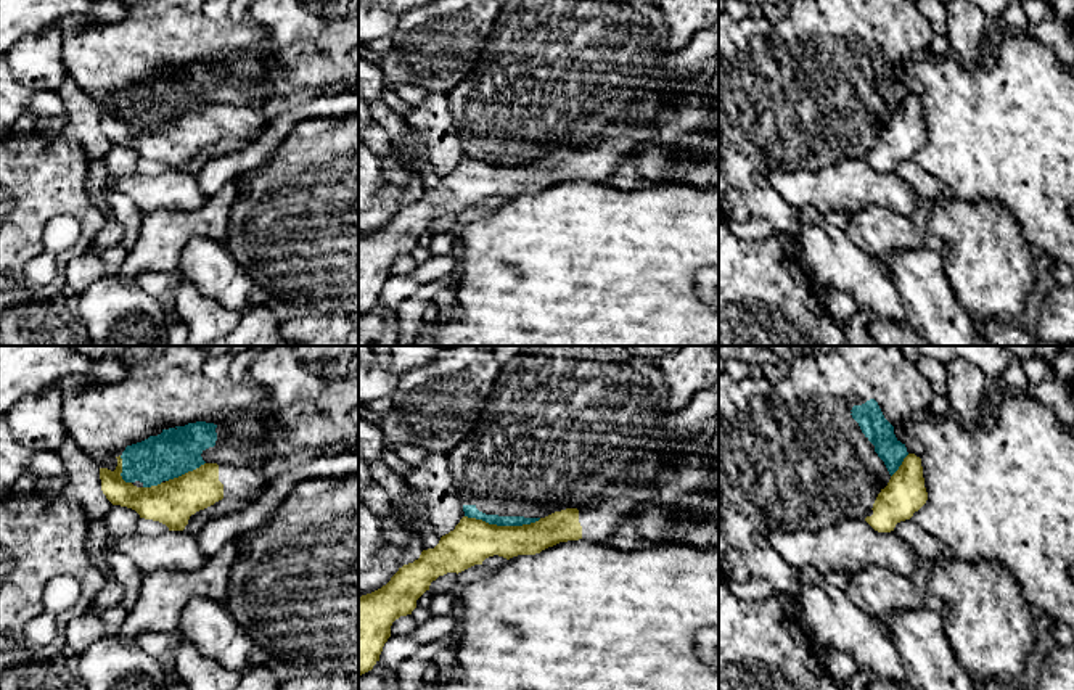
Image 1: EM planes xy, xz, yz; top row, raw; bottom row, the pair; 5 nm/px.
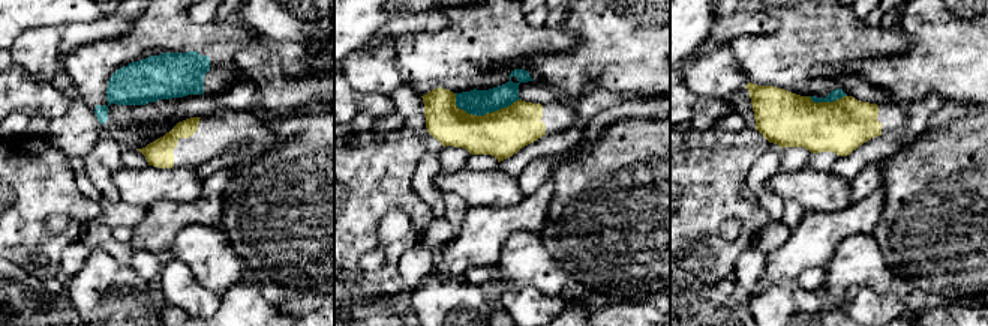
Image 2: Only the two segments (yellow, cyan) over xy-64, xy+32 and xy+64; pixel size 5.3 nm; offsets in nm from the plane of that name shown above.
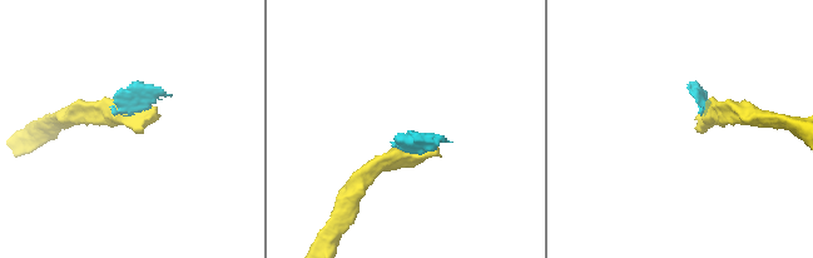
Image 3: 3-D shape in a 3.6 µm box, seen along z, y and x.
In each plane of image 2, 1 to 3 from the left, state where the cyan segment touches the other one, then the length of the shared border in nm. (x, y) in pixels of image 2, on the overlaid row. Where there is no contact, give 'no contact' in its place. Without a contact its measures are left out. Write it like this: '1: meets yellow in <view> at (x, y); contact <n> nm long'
1: no contact
2: meets yellow in xy+32 at (488, 113); contact 360 nm long
3: meets yellow in xy+64 at (826, 102); contact 200 nm long

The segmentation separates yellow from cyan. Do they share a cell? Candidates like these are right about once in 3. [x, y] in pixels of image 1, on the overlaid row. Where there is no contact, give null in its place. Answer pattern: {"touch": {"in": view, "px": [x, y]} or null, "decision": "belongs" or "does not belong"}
{"touch": {"in": "xz", "px": [504, 526]}, "decision": "does not belong"}

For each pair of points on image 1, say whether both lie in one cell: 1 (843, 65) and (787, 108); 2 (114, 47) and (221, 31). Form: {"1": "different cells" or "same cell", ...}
{"1": "same cell", "2": "same cell"}

